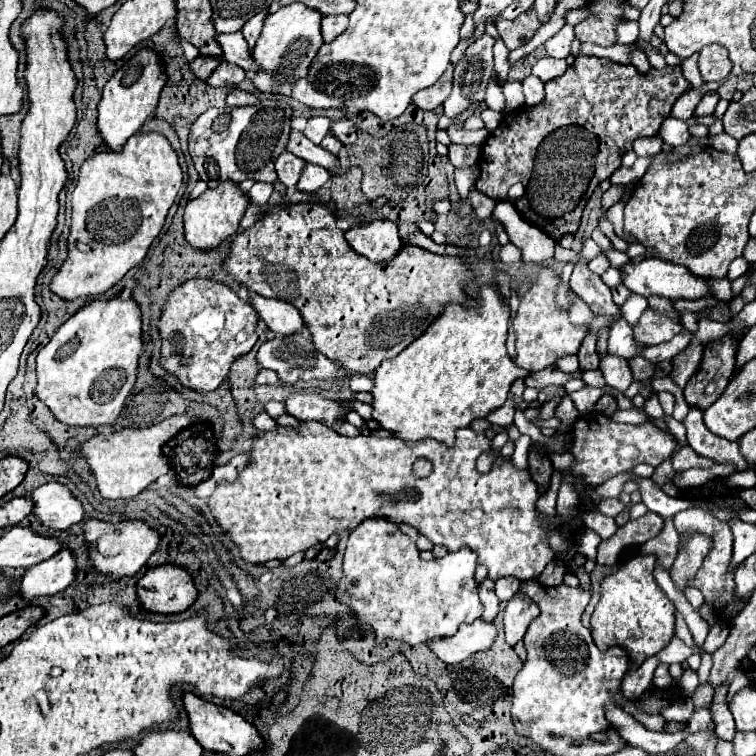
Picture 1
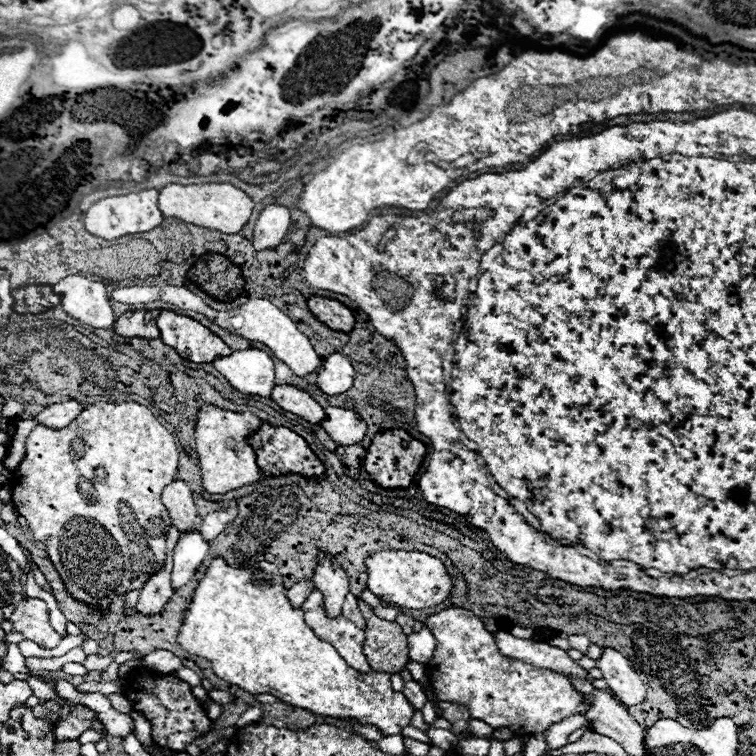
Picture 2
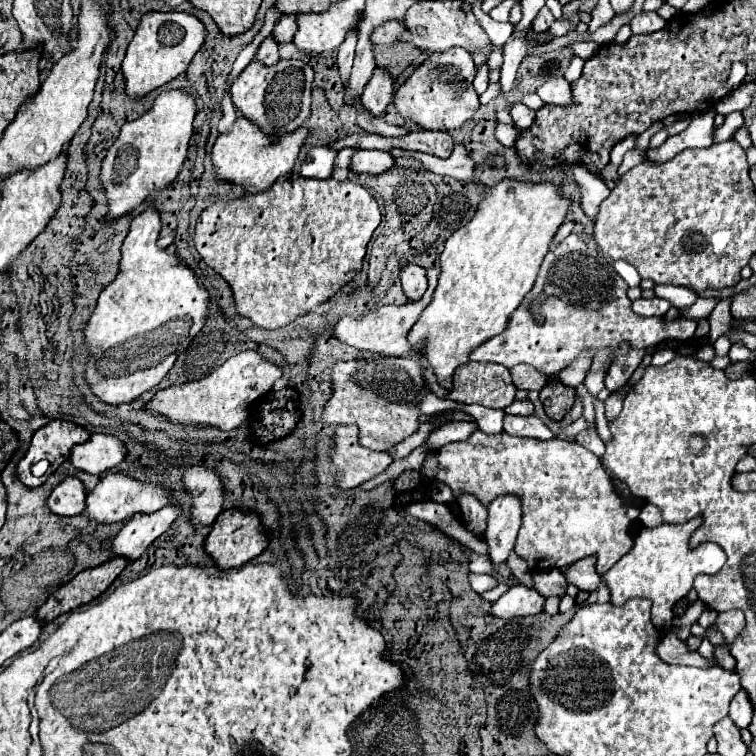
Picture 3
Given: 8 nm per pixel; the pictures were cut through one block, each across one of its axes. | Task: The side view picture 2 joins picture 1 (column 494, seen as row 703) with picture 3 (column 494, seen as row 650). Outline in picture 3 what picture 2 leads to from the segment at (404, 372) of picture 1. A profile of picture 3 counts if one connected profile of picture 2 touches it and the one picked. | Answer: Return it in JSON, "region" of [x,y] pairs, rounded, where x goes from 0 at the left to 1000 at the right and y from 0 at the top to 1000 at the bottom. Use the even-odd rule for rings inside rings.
{"region":[[[667,238],[646,251],[640,249],[638,267],[627,288],[590,317],[590,328],[582,339],[582,370],[571,399],[561,407],[540,439],[540,452],[558,460],[558,471],[566,476],[566,484],[574,489],[585,513],[598,513],[601,489],[619,479],[619,471],[627,460],[669,437],[677,413],[706,378],[712,354],[728,331],[735,304],[746,294],[751,272],[754,267],[741,259],[738,246],[733,243],[693,243],[683,238]]]}

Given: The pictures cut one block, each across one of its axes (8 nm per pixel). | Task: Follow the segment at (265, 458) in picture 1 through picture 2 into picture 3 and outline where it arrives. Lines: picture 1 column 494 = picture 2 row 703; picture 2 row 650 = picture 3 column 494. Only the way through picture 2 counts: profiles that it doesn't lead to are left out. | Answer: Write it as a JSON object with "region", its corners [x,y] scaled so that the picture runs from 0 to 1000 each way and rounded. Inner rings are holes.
{"region":[[[630,569],[611,585],[595,585],[585,590],[577,598],[577,606],[579,622],[574,627],[574,635],[590,640],[601,656],[622,651],[640,669],[646,669],[656,656],[664,653],[680,653],[690,661],[690,696],[685,704],[680,730],[698,743],[698,751],[704,757],[741,751],[749,746],[759,746],[770,738],[788,735],[791,759],[802,759],[817,743],[817,738],[823,738],[839,722],[831,706],[833,688],[828,683],[828,669],[812,651],[807,630],[799,624],[794,606],[780,601],[765,585],[751,585],[741,579],[733,582],[685,579],[669,571],[640,574]]]}

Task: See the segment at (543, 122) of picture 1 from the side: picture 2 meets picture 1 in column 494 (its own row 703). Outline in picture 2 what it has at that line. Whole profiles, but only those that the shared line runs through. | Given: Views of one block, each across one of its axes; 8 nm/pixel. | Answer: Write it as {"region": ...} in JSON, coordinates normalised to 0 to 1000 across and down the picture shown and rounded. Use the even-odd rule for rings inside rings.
{"region":[[[183,884],[164,897],[161,918],[175,931],[175,939],[185,942],[201,960],[201,979],[212,989],[225,989],[233,995],[243,995],[243,989],[278,968],[283,955],[272,947],[272,939],[254,921],[254,910],[241,902],[230,889],[228,892],[206,892],[196,884]]]}

